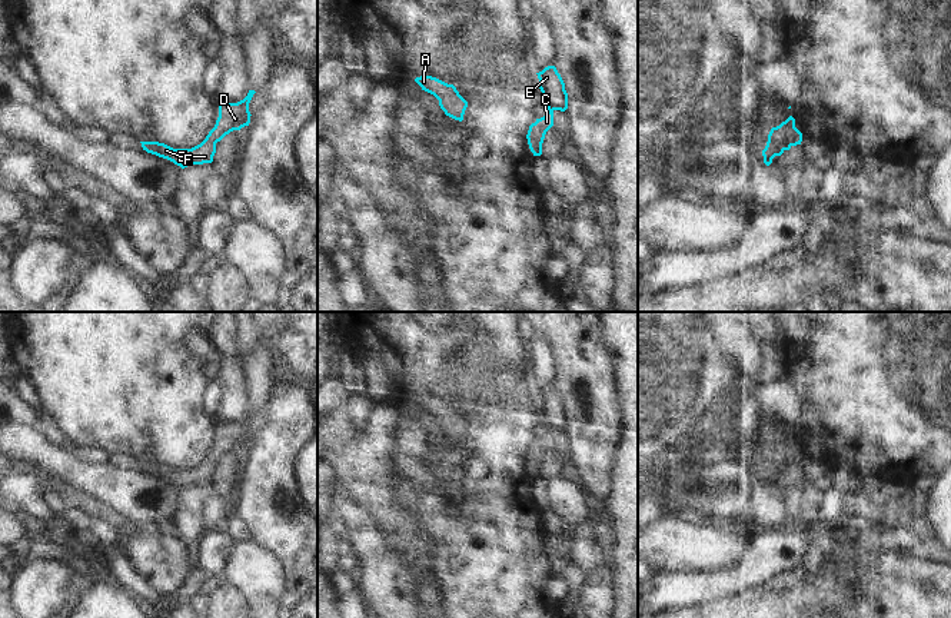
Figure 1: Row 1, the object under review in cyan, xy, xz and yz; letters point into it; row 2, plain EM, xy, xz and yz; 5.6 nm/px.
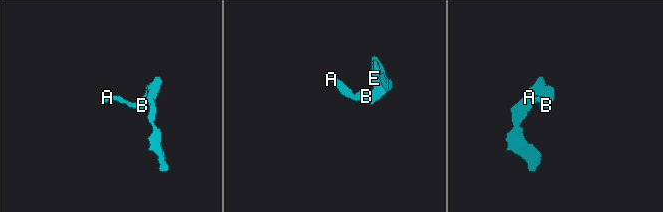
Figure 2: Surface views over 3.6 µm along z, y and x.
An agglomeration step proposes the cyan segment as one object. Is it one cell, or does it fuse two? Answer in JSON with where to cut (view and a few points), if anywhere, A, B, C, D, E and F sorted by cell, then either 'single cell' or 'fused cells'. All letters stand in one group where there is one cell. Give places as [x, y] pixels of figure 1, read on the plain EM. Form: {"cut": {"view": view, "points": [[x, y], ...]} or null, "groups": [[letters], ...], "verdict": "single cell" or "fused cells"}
{"cut": null, "groups": [["A", "B", "C", "D", "E", "F"]], "verdict": "single cell"}

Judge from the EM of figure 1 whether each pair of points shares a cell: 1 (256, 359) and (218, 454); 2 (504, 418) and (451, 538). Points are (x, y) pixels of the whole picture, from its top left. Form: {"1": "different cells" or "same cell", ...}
{"1": "same cell", "2": "same cell"}

